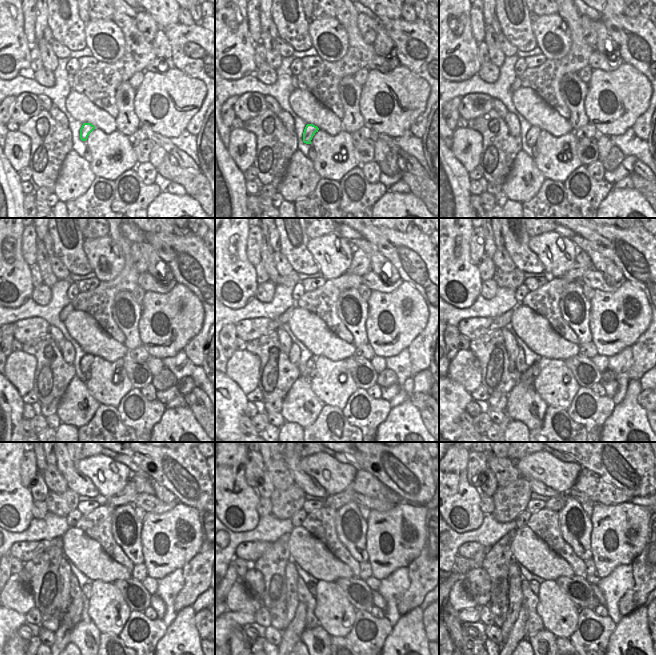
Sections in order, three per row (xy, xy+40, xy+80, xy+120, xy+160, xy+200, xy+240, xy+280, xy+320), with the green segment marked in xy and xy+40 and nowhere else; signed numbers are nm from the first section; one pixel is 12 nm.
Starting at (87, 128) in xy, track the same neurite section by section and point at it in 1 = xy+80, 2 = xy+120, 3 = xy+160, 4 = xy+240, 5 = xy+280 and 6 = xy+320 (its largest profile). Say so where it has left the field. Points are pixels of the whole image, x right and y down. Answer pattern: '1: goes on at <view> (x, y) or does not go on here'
1: goes on at xy+80 (532, 135)
2: goes on at xy+120 (86, 361)
3: goes on at xy+160 (311, 362)
4: goes on at xy+240 (73, 615)
5: goes on at xy+280 (291, 635)
6: goes on at xy+320 (518, 633)

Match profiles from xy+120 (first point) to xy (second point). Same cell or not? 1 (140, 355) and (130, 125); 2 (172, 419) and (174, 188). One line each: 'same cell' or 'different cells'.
1: different cells
2: different cells

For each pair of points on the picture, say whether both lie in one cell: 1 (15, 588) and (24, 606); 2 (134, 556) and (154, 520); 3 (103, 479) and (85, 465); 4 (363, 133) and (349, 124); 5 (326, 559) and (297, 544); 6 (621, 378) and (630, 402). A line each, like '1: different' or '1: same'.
1: same
2: different
3: same
4: different
5: same
6: different

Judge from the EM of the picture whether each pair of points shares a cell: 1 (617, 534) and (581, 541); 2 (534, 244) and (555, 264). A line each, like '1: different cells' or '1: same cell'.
1: different cells
2: same cell

